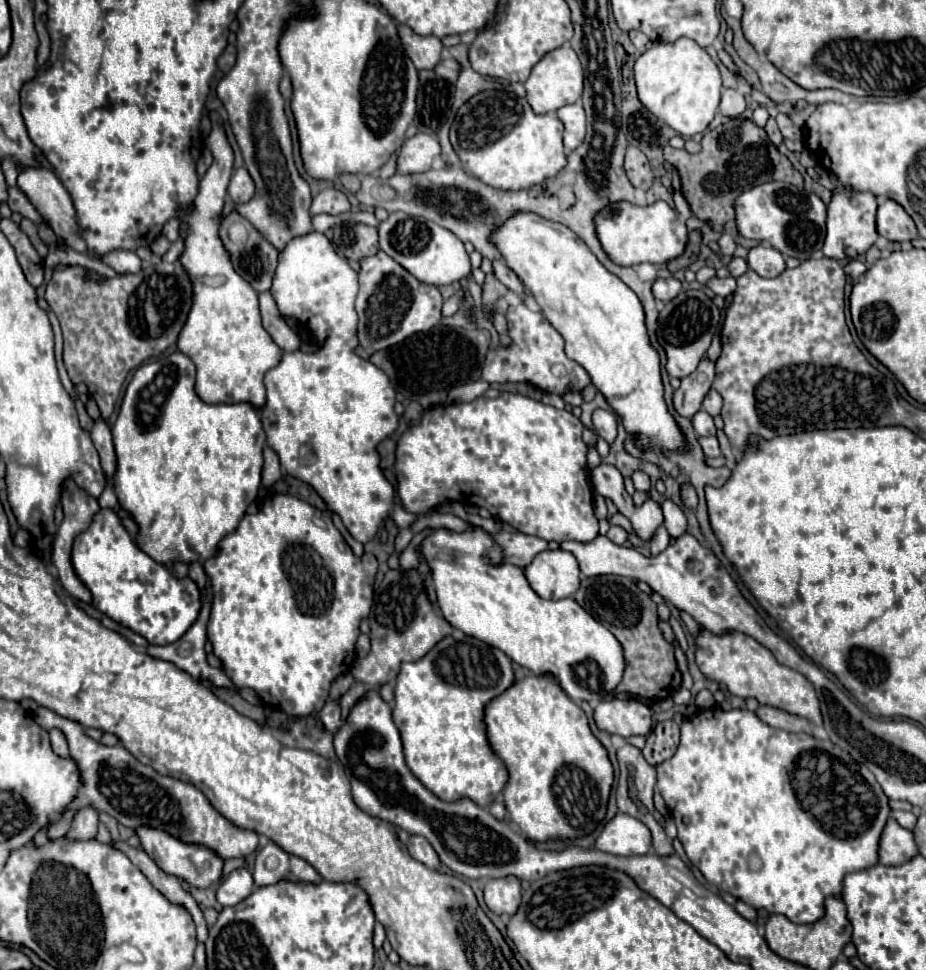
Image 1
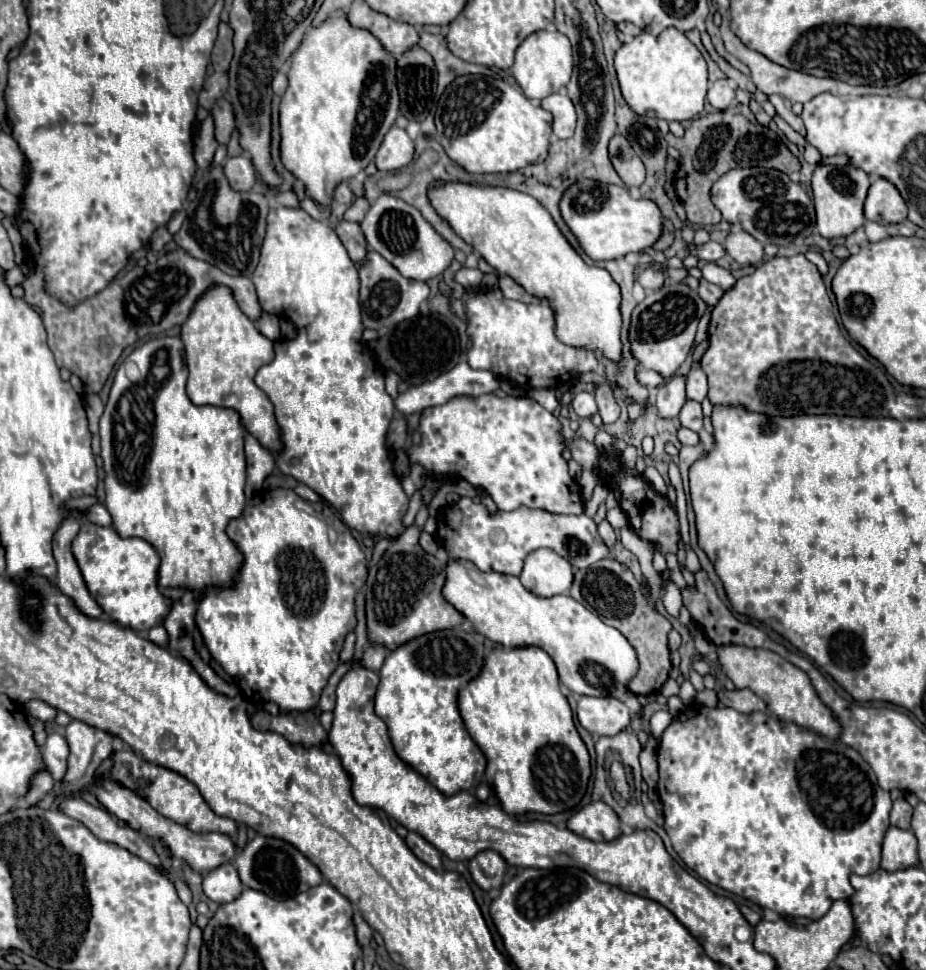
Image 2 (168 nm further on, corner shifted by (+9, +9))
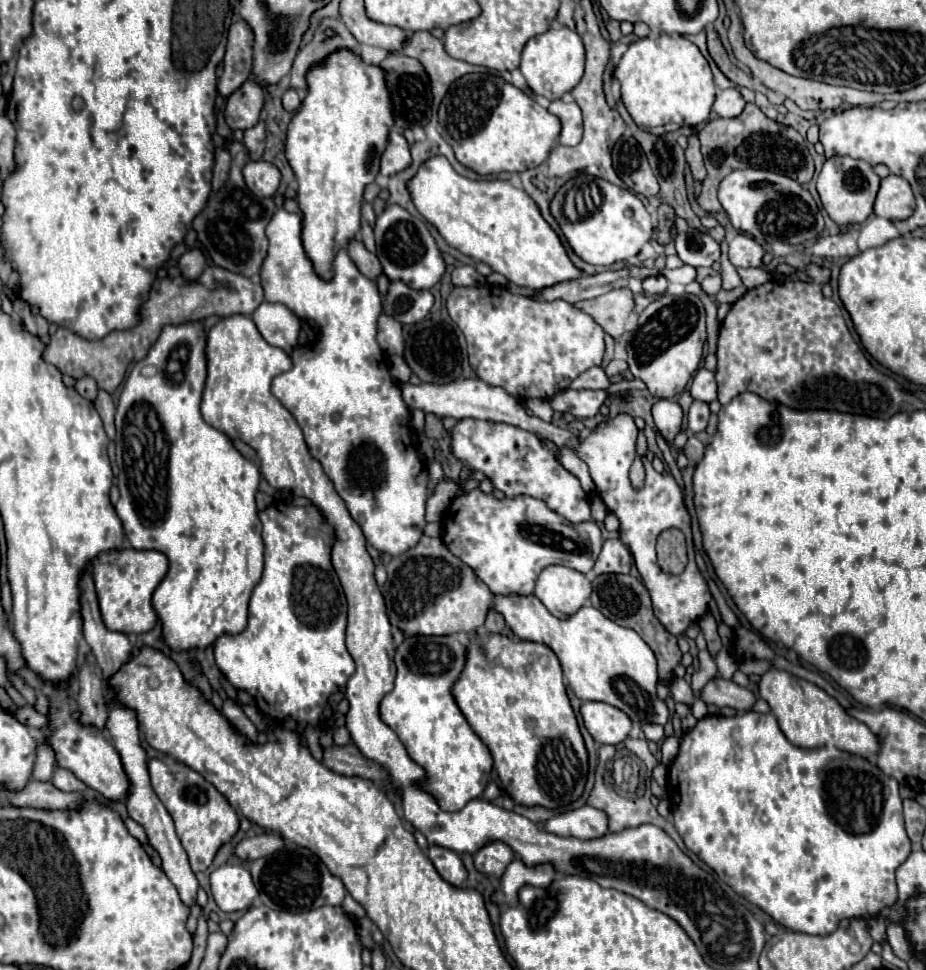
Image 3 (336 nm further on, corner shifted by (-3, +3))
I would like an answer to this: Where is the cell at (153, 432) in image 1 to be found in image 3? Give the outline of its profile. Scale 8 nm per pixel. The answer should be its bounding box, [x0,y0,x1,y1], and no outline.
[116,321,264,651]

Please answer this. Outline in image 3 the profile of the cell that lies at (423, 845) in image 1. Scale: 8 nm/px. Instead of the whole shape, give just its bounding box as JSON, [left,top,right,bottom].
[428,845,468,887]

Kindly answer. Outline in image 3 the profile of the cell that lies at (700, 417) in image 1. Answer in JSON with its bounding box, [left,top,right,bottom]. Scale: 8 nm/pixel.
[688,401,710,433]

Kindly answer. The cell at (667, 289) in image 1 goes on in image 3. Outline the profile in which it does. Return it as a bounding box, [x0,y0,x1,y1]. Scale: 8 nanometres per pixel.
[642,275,668,295]

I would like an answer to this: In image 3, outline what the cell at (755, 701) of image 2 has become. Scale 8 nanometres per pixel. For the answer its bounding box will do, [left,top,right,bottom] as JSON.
[700,677,756,711]

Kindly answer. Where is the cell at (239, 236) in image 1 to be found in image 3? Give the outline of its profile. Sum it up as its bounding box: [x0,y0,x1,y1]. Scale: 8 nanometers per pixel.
[194,141,274,277]

